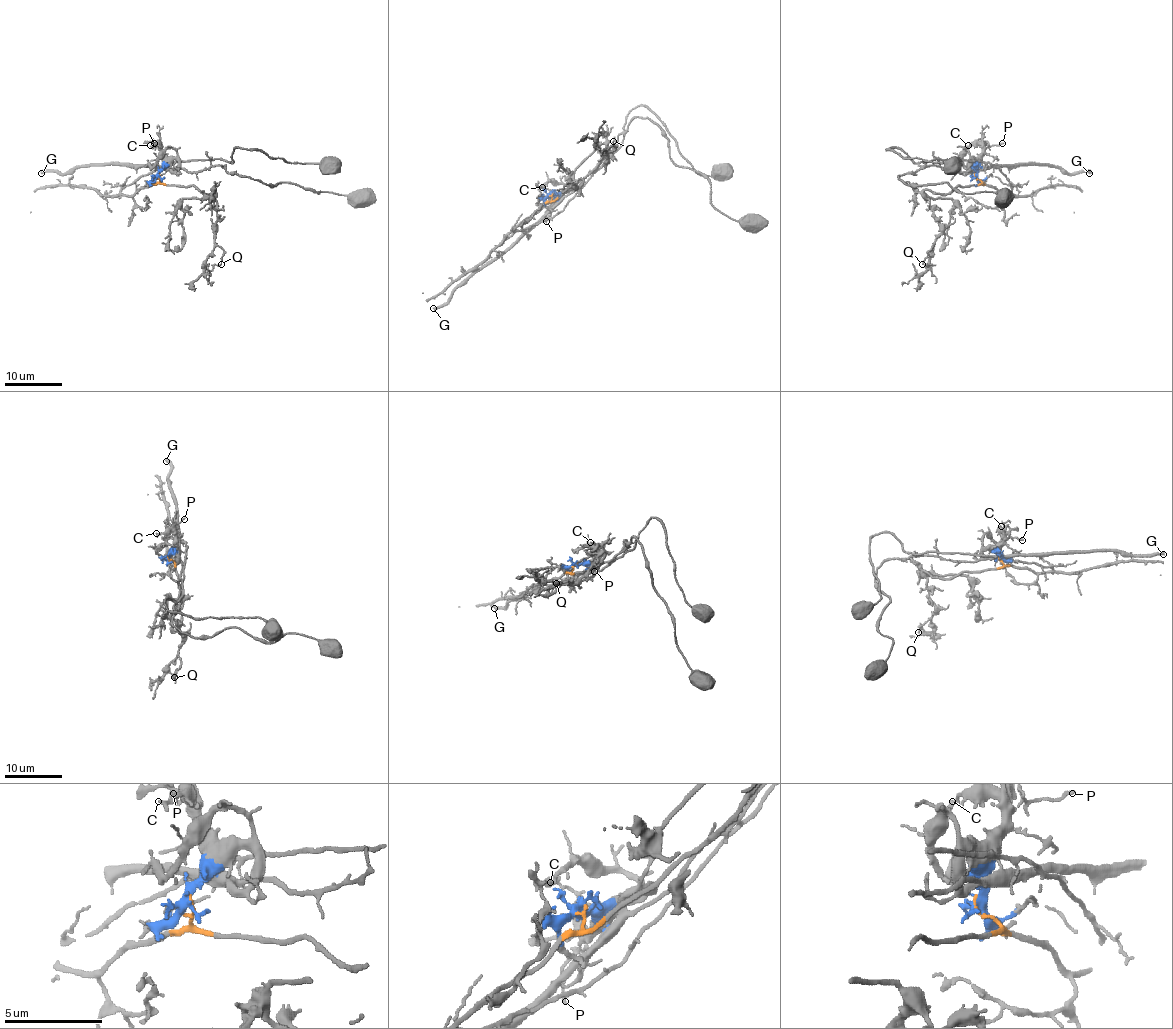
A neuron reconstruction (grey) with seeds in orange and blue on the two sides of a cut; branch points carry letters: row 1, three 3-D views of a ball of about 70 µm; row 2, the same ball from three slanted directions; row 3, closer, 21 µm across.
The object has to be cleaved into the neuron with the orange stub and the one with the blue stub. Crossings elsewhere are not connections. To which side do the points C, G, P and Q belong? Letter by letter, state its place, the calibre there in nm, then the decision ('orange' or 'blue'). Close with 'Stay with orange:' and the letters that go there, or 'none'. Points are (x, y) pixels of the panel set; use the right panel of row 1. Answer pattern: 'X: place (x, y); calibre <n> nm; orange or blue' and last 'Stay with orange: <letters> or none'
C: place (968, 145); calibre 190 nm; blue
G: place (1089, 173); calibre 380 nm; blue
P: place (1002, 143); calibre 140 nm; blue
Q: place (922, 264); calibre 90 nm; orange
Stay with orange: Q

